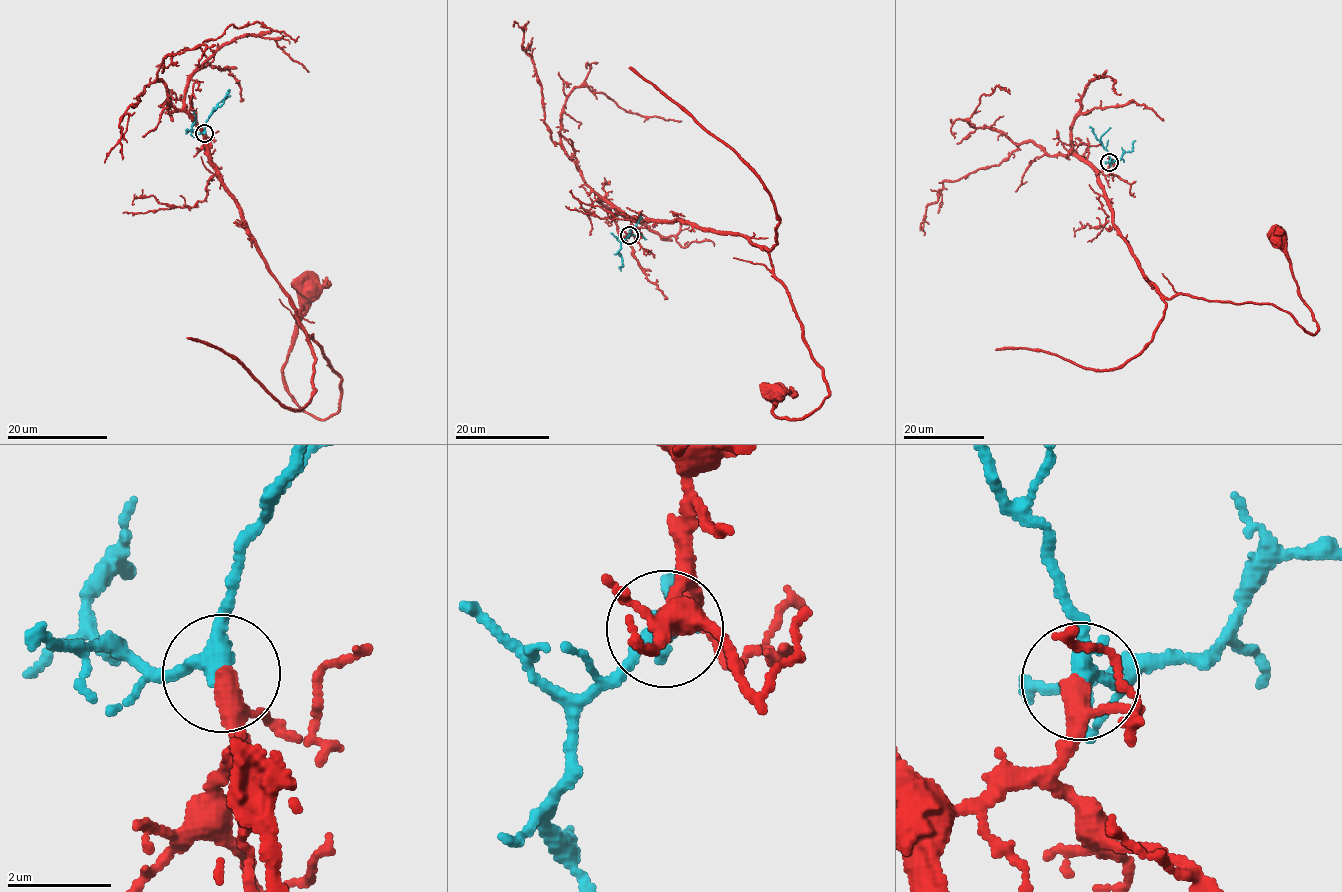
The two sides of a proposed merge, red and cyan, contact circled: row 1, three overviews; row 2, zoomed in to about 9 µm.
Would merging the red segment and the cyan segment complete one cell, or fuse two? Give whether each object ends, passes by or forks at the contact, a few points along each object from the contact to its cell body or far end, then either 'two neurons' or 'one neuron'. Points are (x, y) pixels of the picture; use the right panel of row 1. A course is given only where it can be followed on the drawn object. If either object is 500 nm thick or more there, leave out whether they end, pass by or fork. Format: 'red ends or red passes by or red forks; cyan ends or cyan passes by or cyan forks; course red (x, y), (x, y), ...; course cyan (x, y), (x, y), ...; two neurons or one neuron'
red passes by; cyan passes by; course red (1110, 162), (1098, 185), (1112, 224), (1144, 279), (1167, 298), (1269, 303), (1313, 334), (1317, 324), (1282, 238); course cyan (1110, 162), (1107, 150), (1090, 126); one neuron

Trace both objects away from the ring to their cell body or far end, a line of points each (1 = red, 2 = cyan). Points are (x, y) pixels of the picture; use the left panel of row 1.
1: (204, 134), (217, 178), (265, 266), (340, 379), (338, 410), (321, 419), (296, 402), (282, 373), (305, 288)
2: (204, 134), (211, 112), (222, 103), (229, 89)

